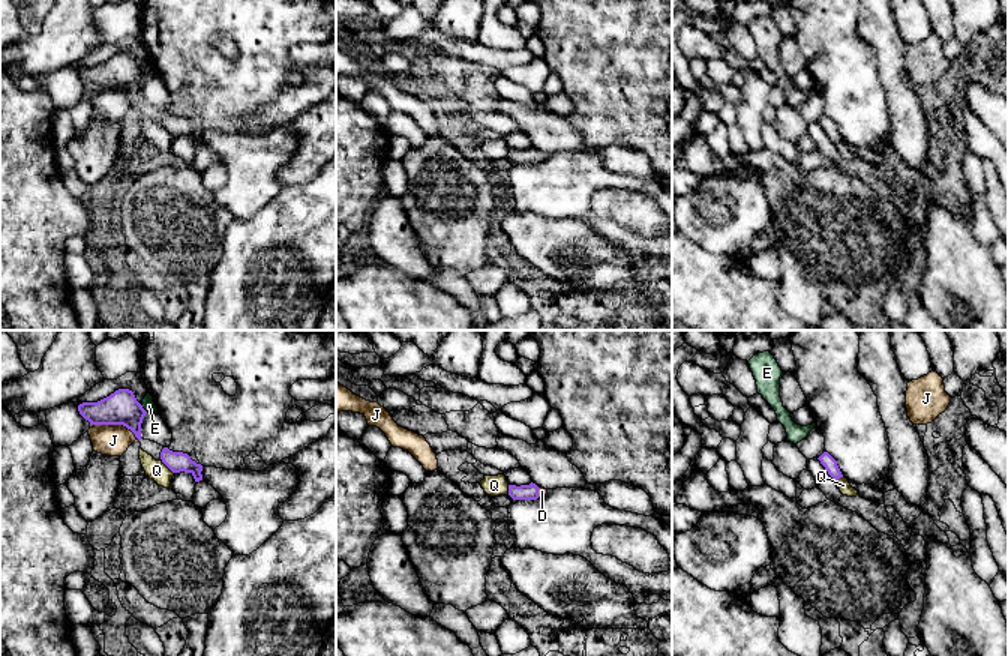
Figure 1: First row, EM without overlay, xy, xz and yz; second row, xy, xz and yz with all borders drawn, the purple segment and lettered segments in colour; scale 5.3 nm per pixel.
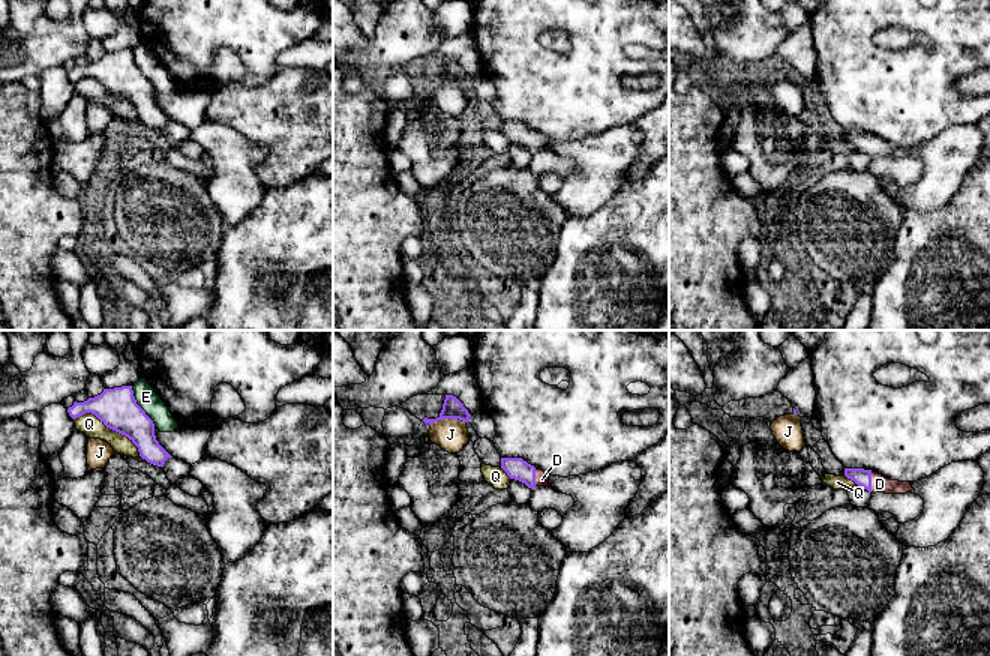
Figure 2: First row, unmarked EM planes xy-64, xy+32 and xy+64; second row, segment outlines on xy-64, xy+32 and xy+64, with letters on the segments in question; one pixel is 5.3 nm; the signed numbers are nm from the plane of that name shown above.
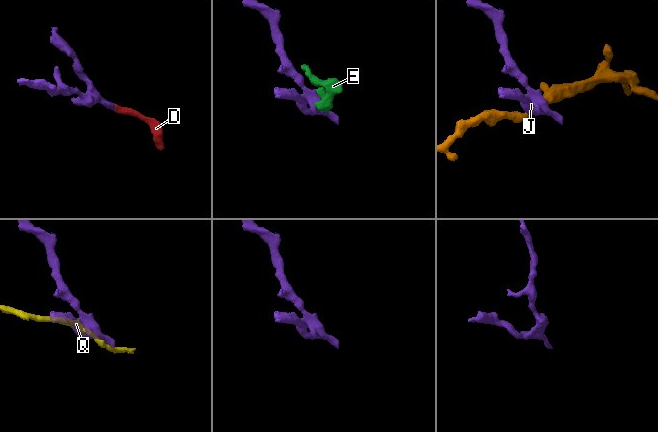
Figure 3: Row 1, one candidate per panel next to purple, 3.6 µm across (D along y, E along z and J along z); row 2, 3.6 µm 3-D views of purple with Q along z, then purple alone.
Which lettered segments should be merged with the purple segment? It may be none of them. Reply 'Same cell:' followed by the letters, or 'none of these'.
Same cell: D

